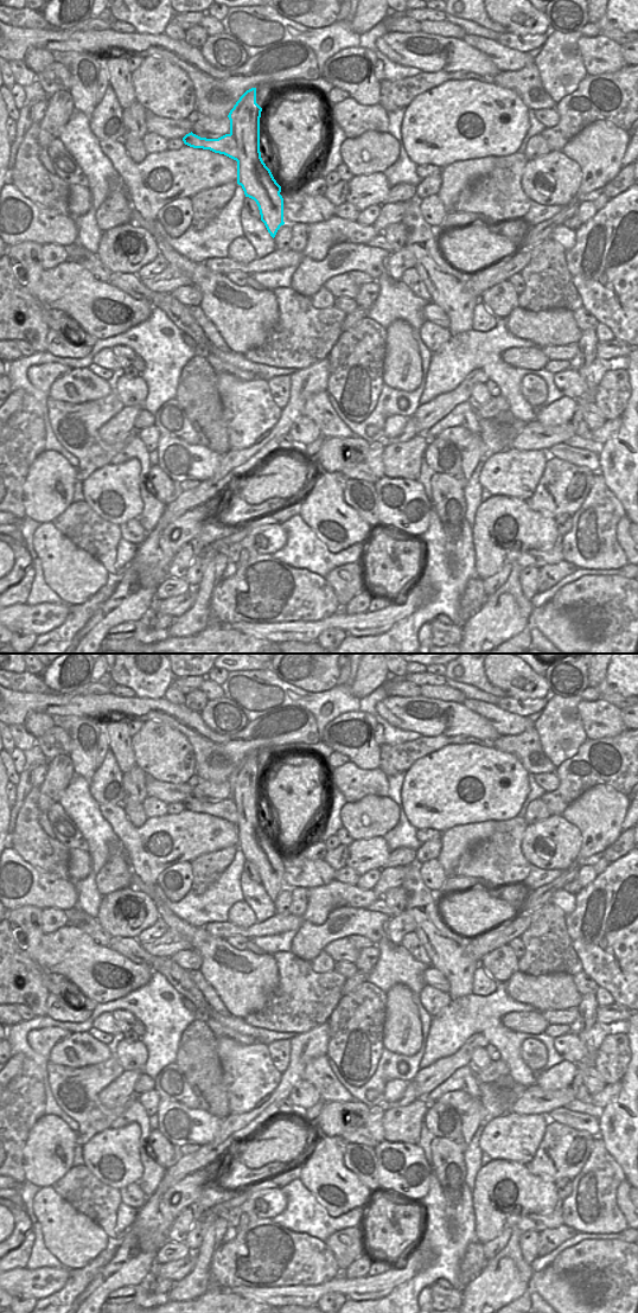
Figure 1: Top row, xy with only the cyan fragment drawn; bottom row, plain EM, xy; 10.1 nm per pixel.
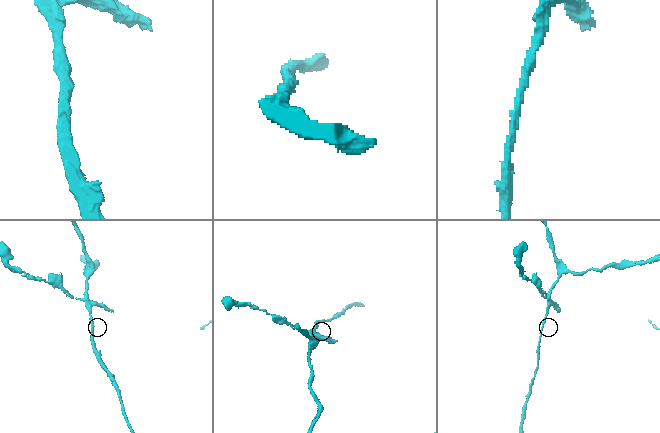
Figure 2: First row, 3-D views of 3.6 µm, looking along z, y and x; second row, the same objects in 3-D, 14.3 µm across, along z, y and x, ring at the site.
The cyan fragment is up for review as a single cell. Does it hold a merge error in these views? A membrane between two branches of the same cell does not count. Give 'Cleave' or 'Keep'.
Cleave.

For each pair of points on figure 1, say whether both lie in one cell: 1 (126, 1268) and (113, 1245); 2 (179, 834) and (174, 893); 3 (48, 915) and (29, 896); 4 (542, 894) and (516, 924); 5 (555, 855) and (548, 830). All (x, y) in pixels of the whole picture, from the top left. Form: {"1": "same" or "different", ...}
{"1": "different", "2": "different", "3": "different", "4": "different", "5": "same"}

